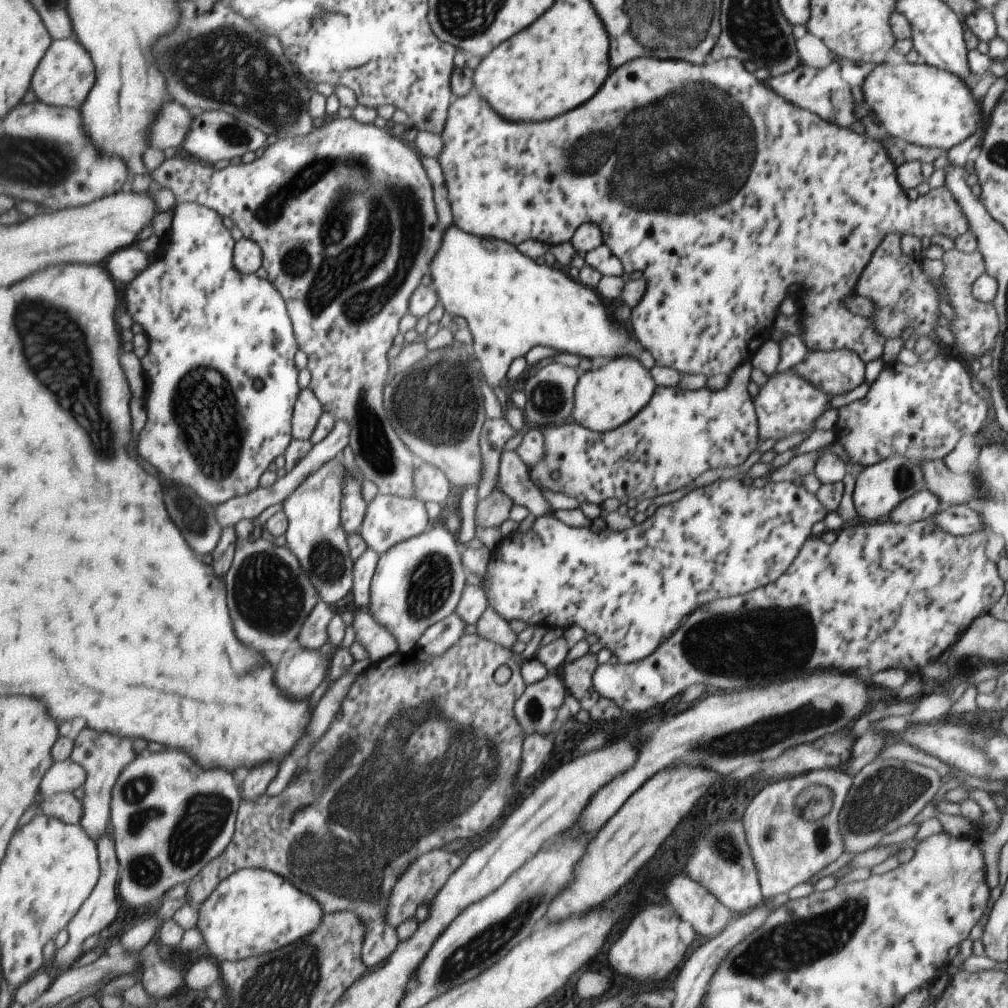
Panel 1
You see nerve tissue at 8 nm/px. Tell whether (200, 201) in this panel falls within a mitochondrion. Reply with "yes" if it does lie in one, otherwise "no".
no

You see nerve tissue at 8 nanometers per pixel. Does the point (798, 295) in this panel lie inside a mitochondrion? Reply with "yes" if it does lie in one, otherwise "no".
no

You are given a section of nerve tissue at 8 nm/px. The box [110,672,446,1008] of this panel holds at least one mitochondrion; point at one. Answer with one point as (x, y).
(193, 836)

